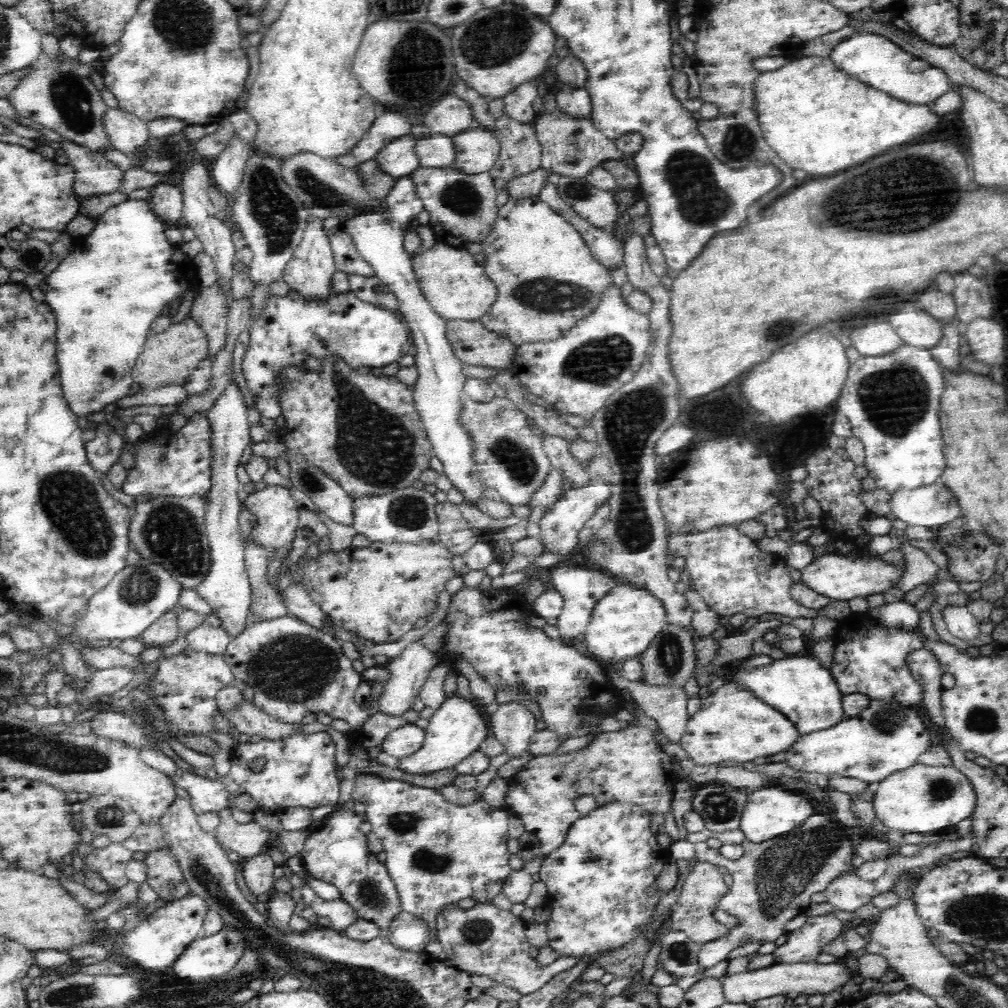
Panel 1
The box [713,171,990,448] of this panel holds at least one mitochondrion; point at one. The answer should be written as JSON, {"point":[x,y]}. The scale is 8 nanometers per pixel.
{"point":[895,398]}

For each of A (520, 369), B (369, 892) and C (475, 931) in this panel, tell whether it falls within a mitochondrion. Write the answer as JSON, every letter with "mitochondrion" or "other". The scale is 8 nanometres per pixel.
{"A":"other","B":"mitochondrion","C":"mitochondrion"}

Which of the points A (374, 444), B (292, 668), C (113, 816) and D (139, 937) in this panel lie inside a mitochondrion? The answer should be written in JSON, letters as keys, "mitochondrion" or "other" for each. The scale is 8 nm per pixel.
{"A":"mitochondrion","B":"mitochondrion","C":"mitochondrion","D":"other"}

